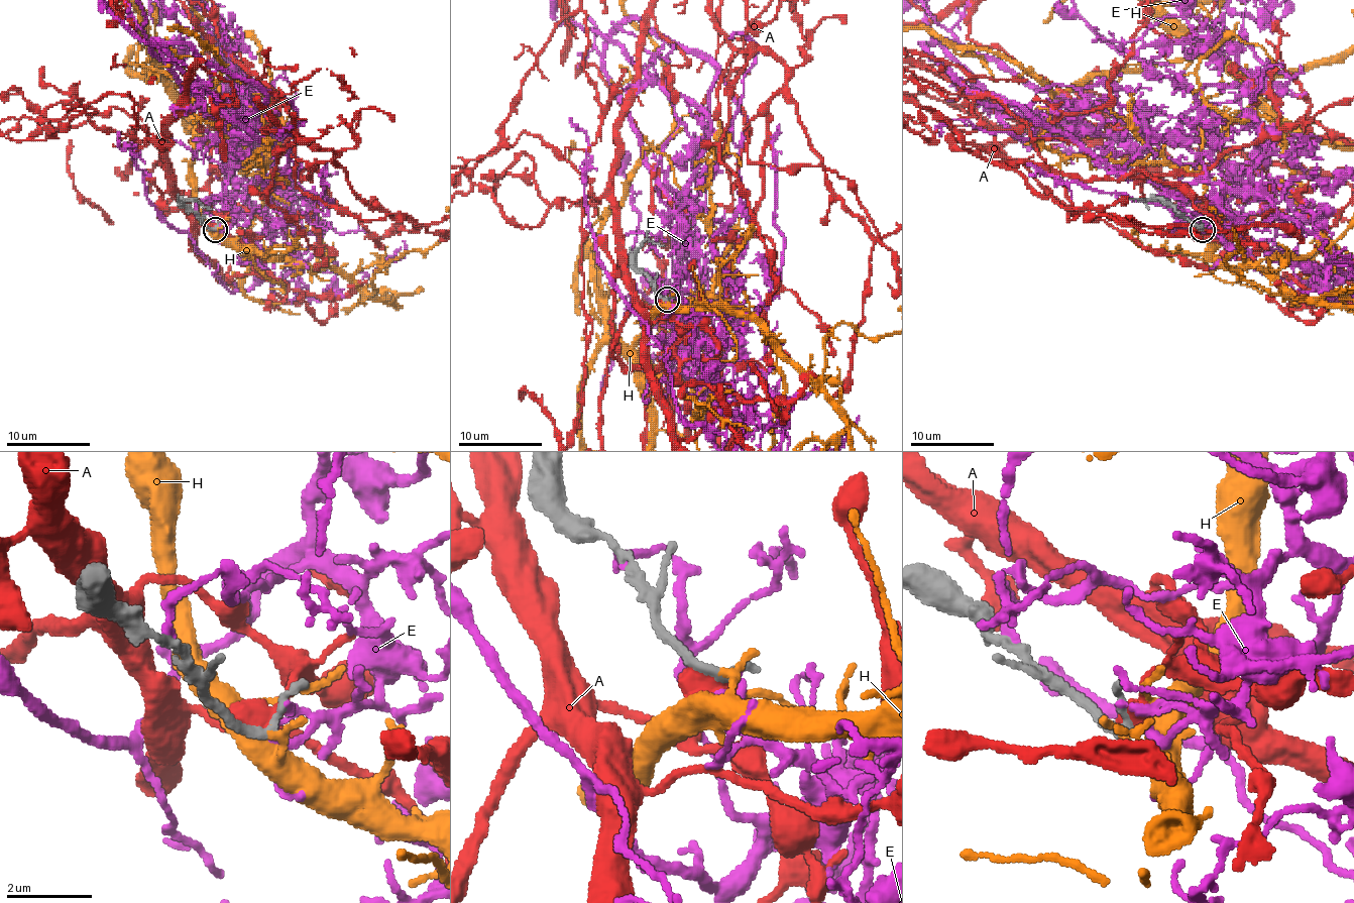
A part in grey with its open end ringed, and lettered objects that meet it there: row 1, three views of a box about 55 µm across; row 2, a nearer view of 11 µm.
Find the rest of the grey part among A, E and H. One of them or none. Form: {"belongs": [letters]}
{"belongs": ["H"]}

